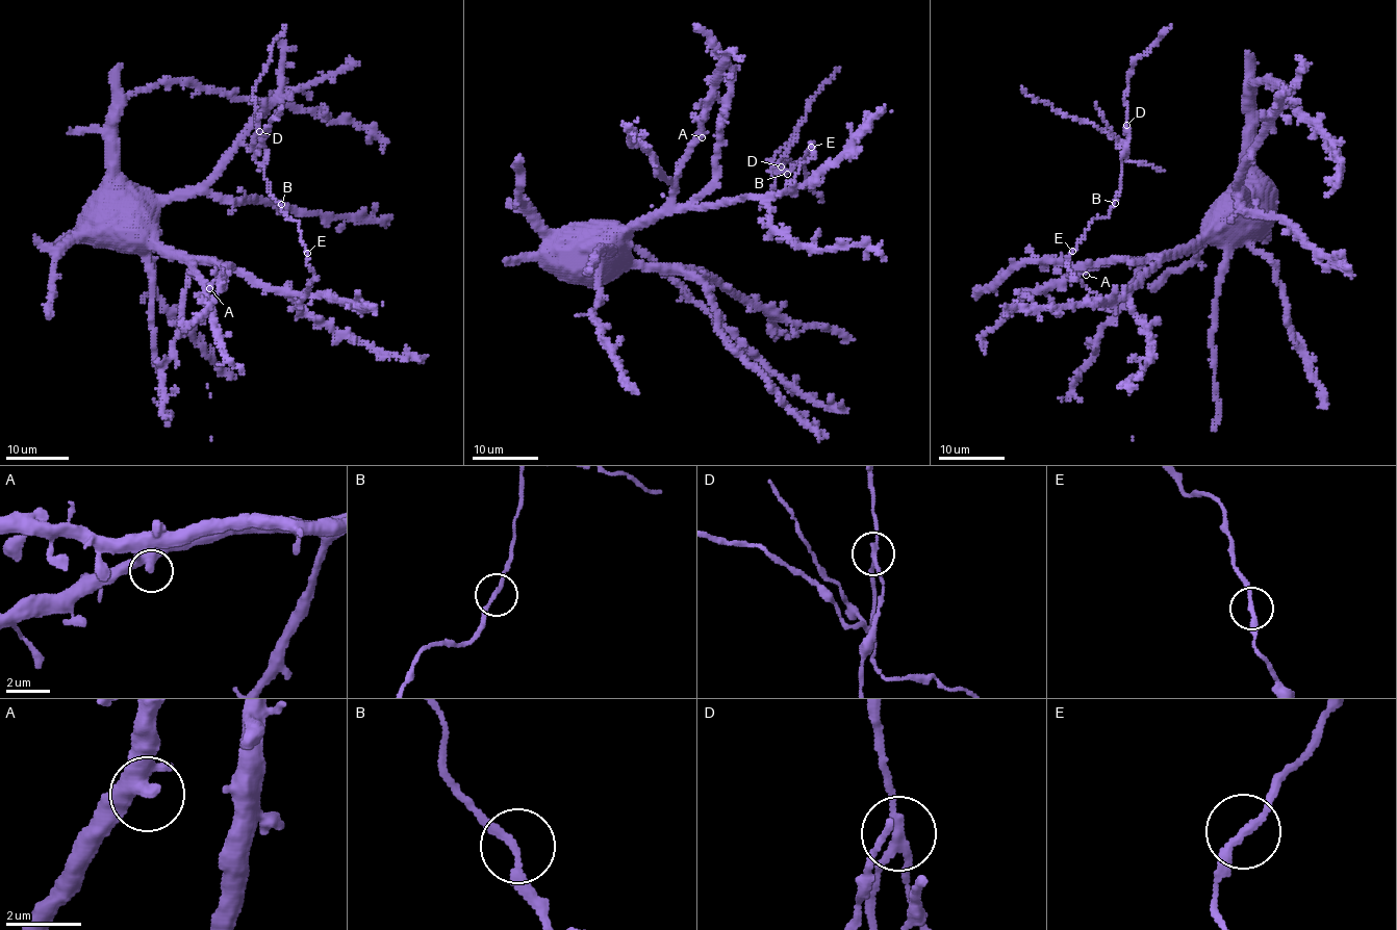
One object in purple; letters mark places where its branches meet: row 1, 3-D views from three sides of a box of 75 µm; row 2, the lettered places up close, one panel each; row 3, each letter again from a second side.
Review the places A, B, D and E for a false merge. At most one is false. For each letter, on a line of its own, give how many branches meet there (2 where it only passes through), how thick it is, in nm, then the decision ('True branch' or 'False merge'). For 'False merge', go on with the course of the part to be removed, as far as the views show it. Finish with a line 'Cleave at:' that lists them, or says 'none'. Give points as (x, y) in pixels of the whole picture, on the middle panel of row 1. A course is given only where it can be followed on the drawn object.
A: Branches: 3. Thickness 280 nm. True branch
B: Branches: 2. Thickness 200 nm. True branch
D: Branches: 3. Thickness 180 nm. False merge. Course of the part to remove: (782, 166), (772, 169), (797, 133), (798, 124), (807, 115), (808, 103), (840, 69)
E: Branches: 2. Thickness 200 nm. True branch
Cleave at: D

